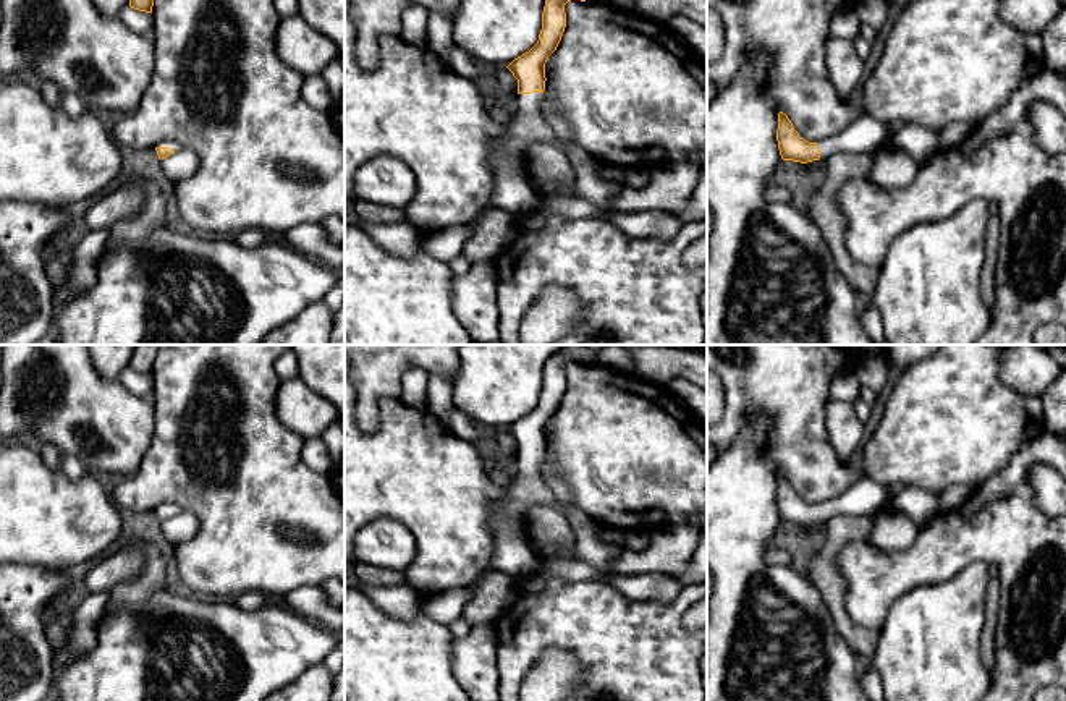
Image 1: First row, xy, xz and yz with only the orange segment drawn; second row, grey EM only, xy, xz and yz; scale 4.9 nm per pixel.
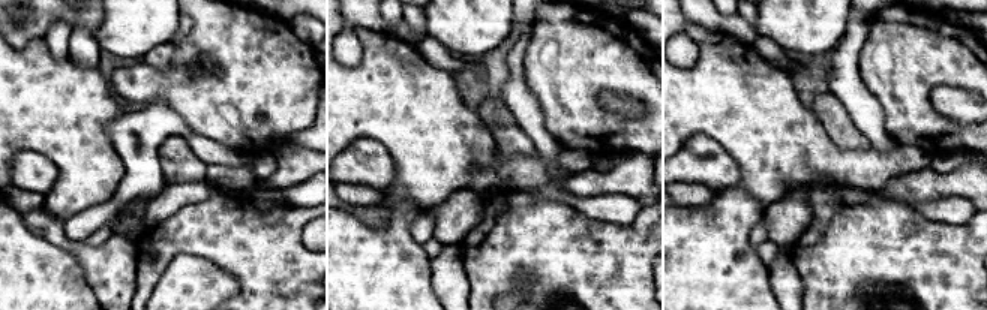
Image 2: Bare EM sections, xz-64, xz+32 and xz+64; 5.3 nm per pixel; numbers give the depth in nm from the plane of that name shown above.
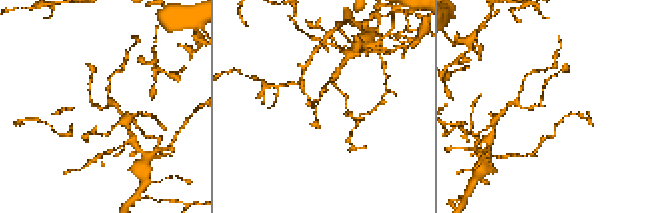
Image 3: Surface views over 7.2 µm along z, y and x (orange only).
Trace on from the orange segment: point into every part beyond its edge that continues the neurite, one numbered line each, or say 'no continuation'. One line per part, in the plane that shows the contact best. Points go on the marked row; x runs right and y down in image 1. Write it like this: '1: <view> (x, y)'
1: xz (513, 193)

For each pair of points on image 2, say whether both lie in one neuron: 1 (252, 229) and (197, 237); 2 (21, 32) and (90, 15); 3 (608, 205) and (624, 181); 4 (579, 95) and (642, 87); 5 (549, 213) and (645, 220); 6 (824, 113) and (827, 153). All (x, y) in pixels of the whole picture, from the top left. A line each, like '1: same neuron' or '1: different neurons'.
1: same neuron
2: same neuron
3: different neurons
4: same neuron
5: same neuron
6: different neurons

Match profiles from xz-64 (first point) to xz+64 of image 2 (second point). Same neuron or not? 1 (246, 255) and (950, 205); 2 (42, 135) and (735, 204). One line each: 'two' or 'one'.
1: two
2: two

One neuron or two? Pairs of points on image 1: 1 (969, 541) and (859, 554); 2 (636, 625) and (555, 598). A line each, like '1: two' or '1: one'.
1: one
2: one

